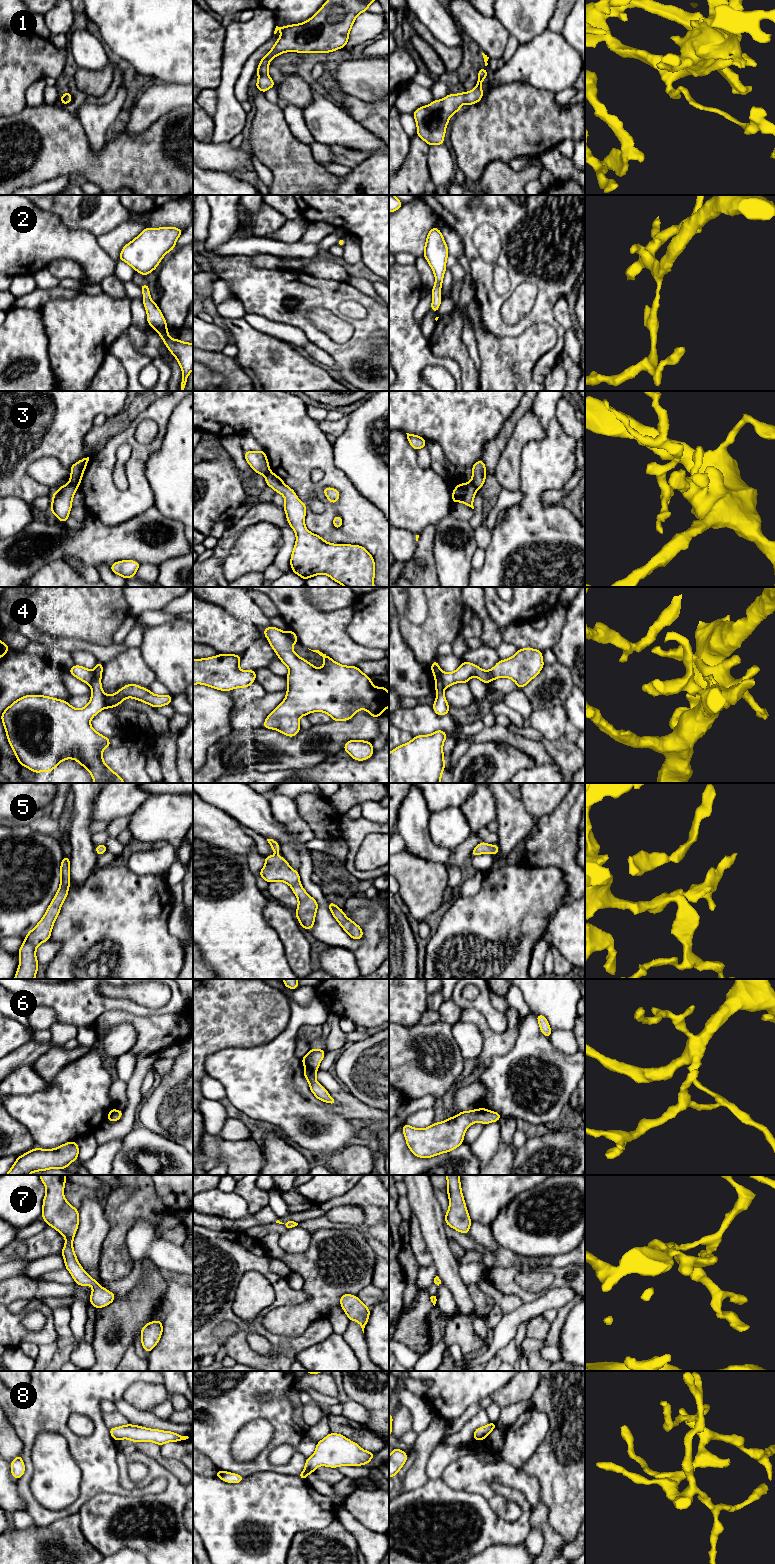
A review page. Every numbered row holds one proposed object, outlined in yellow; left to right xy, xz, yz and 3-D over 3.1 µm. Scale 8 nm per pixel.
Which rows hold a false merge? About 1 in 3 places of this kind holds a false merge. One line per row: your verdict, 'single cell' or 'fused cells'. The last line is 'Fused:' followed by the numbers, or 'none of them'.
1: single cell
2: single cell
3: fused cells
4: fused cells
5: single cell
6: single cell
7: single cell
8: single cell
Fused: 3, 4

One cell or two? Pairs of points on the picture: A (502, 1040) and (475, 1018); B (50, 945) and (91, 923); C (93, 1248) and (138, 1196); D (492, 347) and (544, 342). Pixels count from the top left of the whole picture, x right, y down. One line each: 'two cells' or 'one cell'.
A: one cell
B: two cells
C: two cells
D: one cell

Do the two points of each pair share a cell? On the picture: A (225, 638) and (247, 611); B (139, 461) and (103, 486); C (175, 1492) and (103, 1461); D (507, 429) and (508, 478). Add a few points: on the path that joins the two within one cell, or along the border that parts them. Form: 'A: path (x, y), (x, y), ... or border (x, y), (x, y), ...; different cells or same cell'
A: border (220, 606), (238, 618), (250, 620), (260, 632); different cells
B: path (136, 474), (136, 482), (125, 493), (116, 493); same cell
C: border (166, 1480), (166, 1488), (163, 1491), (142, 1494); different cells
D: border (519, 420), (498, 462); different cells

